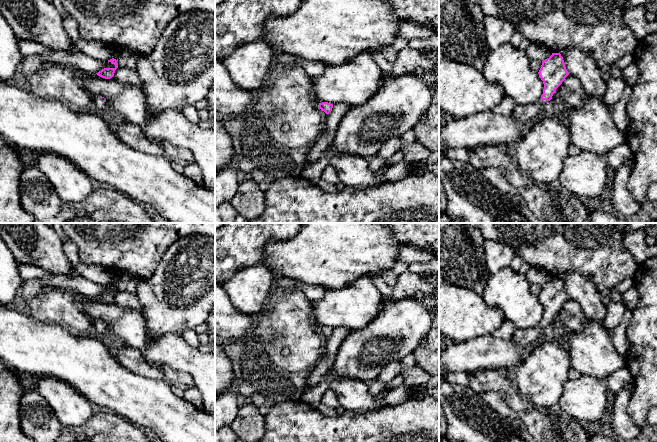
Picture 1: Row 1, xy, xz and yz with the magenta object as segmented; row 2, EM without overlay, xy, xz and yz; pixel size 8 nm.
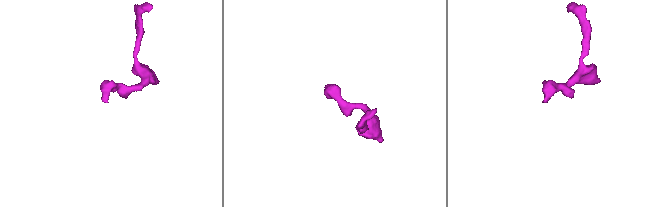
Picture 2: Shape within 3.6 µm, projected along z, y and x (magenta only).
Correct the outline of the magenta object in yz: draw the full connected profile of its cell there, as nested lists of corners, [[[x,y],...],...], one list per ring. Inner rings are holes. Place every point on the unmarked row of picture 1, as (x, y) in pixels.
[[[552,277],[549,282],[542,285],[538,298],[544,308],[541,322],[536,327],[516,329],[512,337],[512,341],[522,348],[530,349],[544,337],[556,313],[569,299],[560,277]]]

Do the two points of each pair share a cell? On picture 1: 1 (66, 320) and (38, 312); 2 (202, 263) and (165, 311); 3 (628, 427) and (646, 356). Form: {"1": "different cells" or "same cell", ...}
{"1": "same cell", "2": "same cell", "3": "different cells"}

